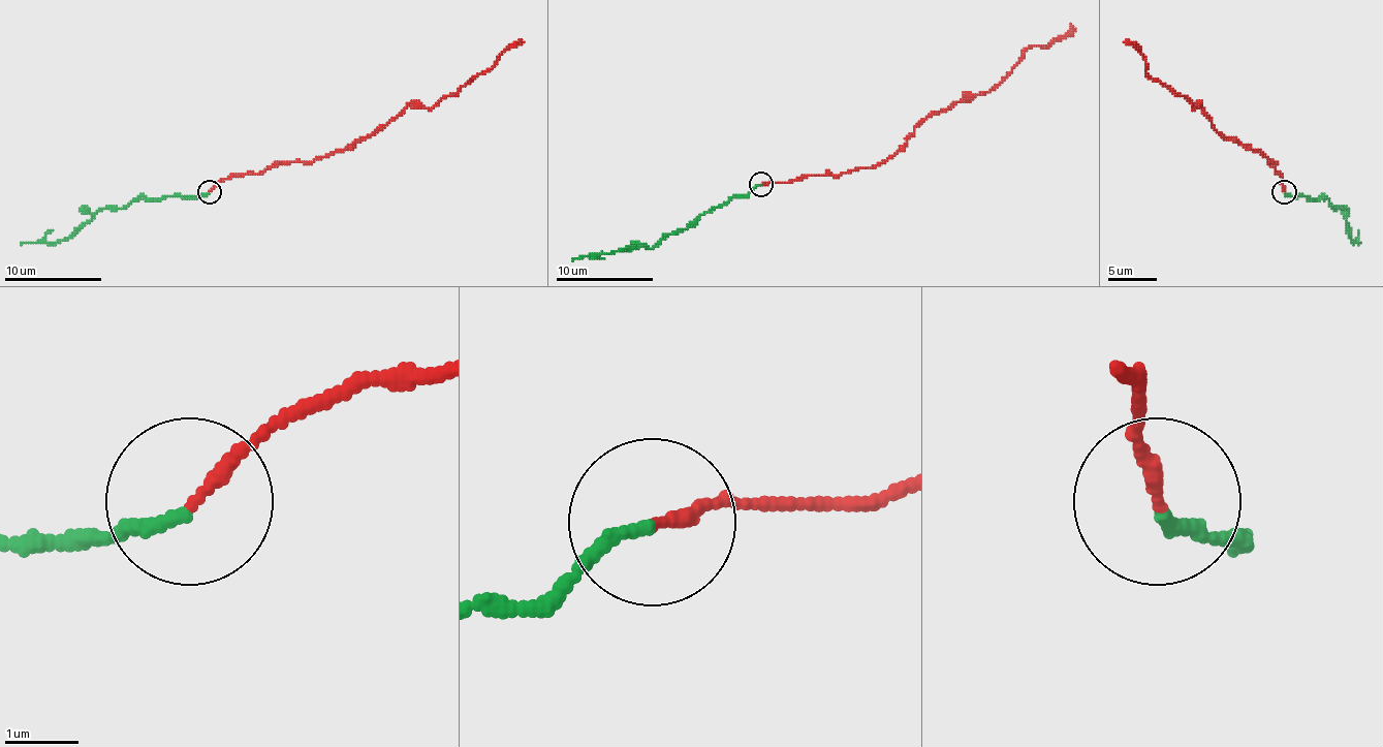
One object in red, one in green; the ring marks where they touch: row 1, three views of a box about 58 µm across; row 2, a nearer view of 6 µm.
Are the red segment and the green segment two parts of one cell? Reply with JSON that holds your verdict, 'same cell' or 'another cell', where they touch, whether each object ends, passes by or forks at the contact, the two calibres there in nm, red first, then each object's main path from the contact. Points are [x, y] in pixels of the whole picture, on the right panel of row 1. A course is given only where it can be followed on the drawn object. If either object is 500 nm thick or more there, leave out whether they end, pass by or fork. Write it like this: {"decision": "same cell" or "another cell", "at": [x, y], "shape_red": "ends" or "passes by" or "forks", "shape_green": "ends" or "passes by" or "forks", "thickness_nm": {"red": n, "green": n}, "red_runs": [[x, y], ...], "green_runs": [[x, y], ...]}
{"decision": "another cell", "at": [1284, 191], "shape_red": "ends", "shape_green": "ends", "thickness_nm": {"red": 180, "green": 170}, "red_runs": [[1285, 191], [1275, 164], [1217, 130], [1201, 105], [1194, 107], [1148, 73], [1143, 54], [1131, 42], [1124, 42]], "green_runs": [[1285, 193], [1326, 198], [1333, 208], [1348, 211], [1346, 230], [1358, 245]]}

